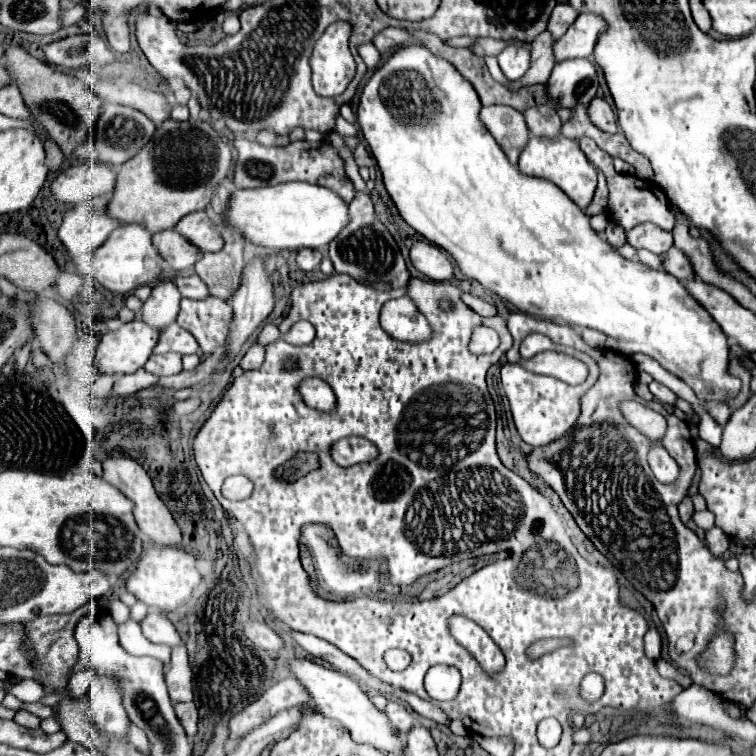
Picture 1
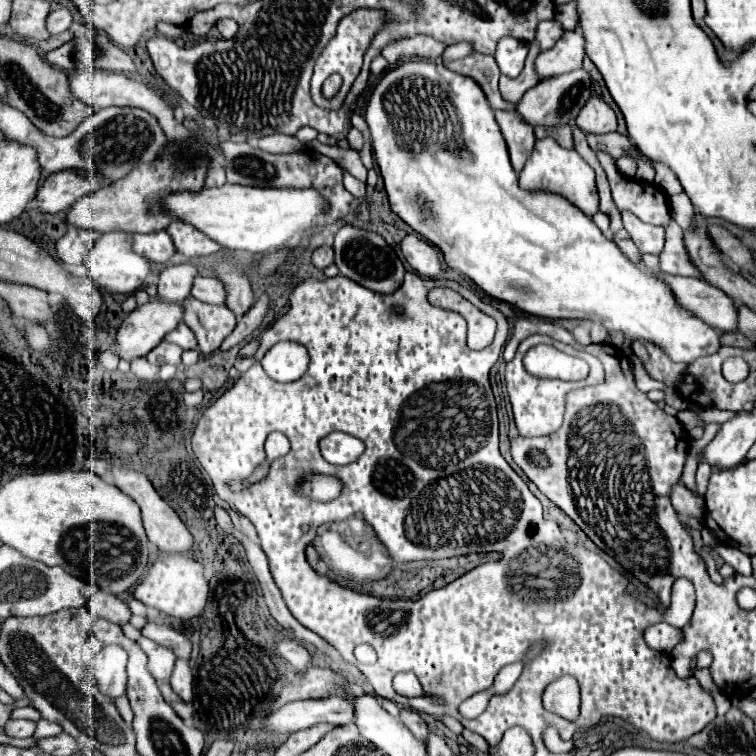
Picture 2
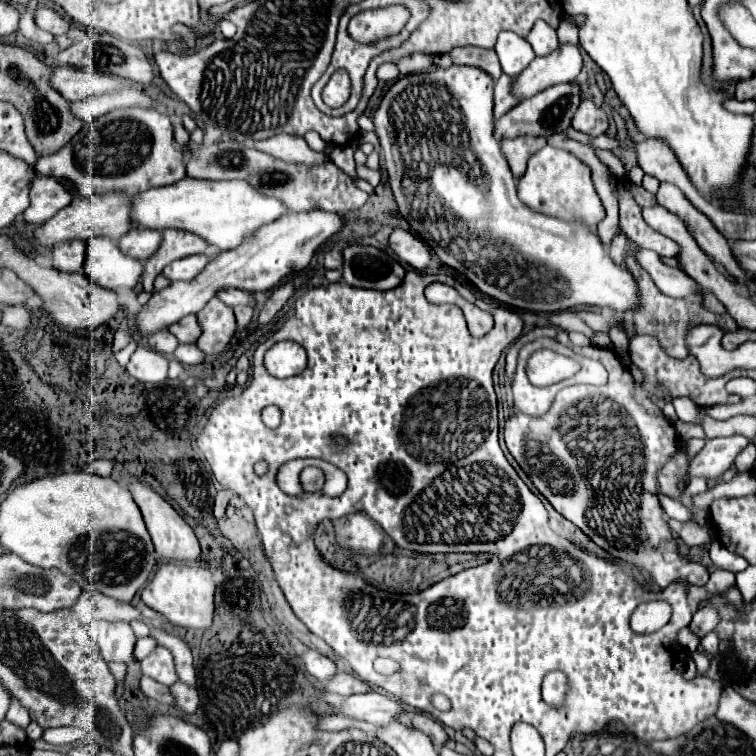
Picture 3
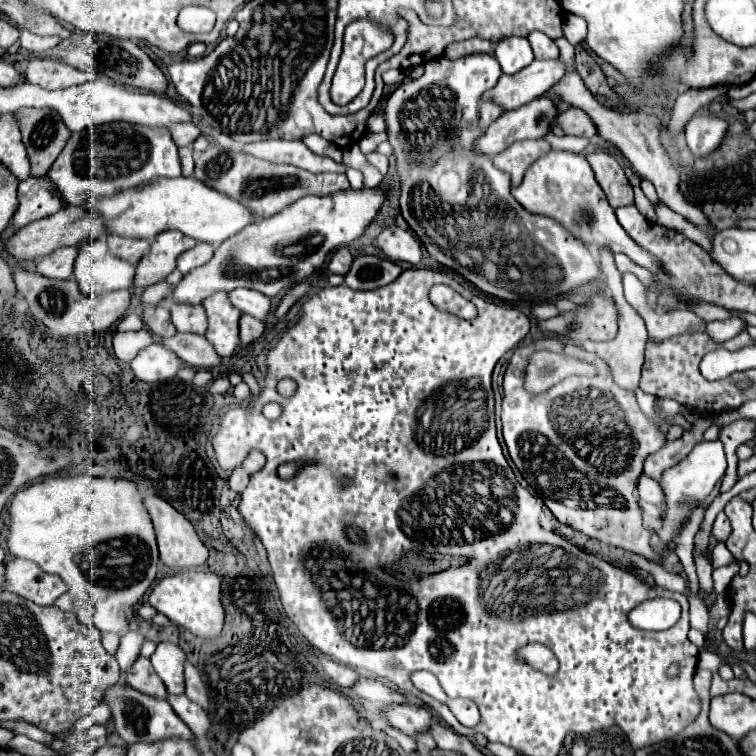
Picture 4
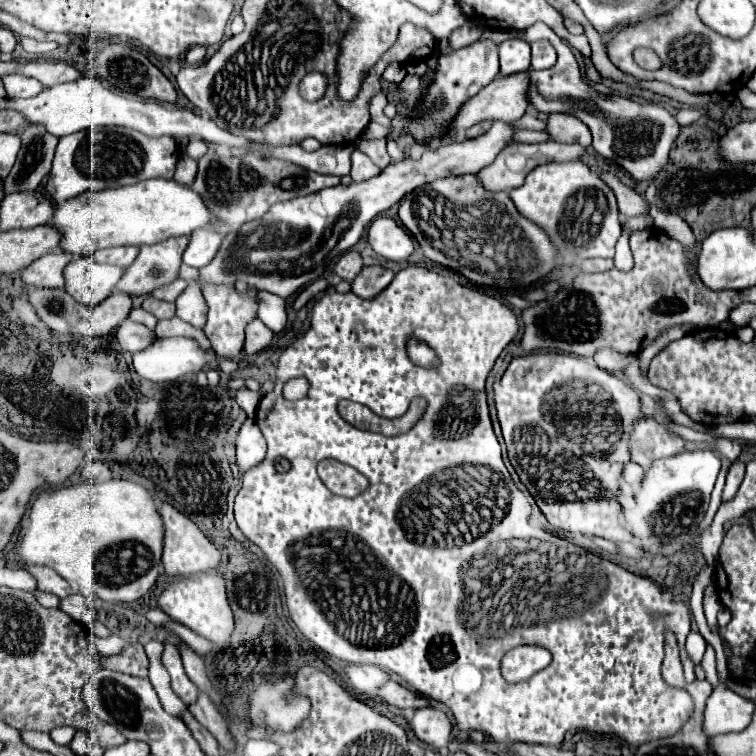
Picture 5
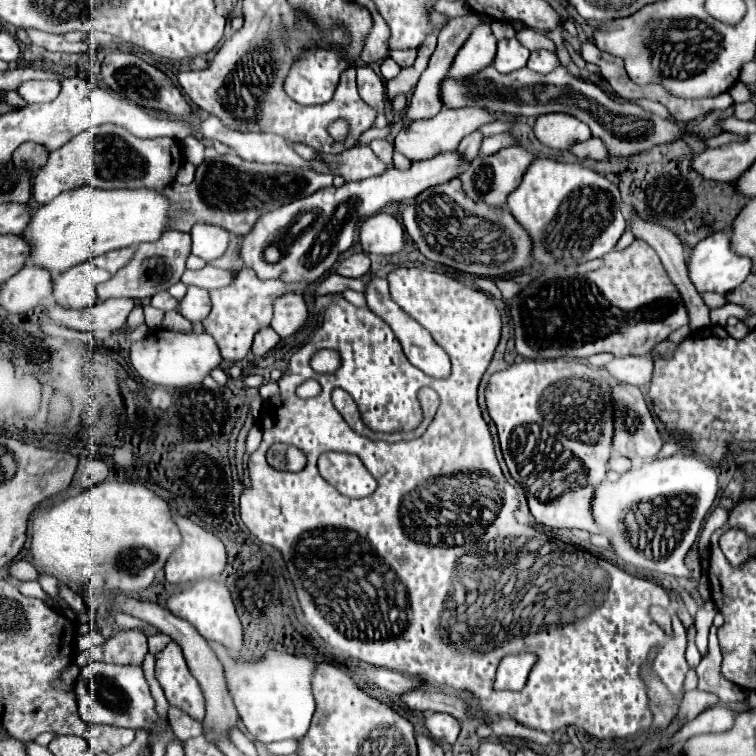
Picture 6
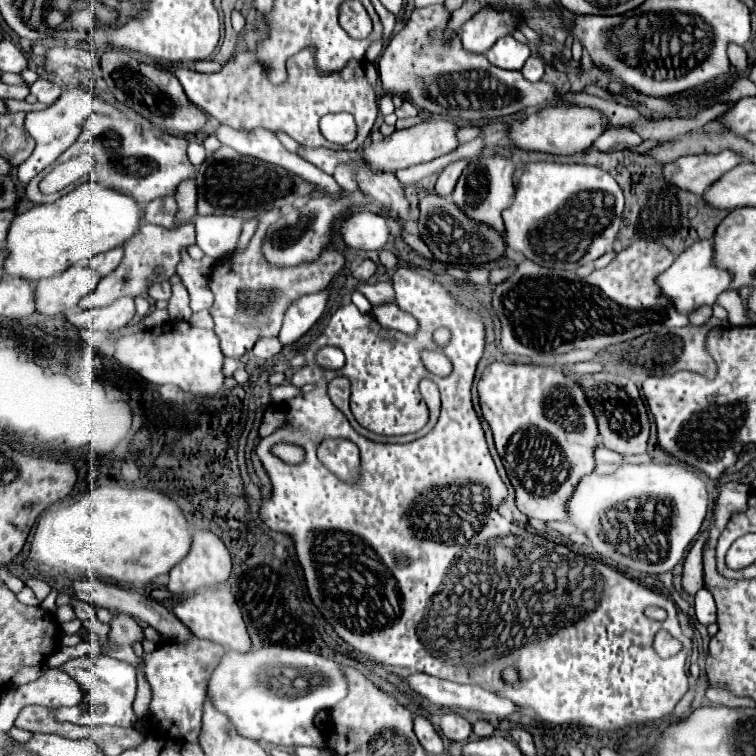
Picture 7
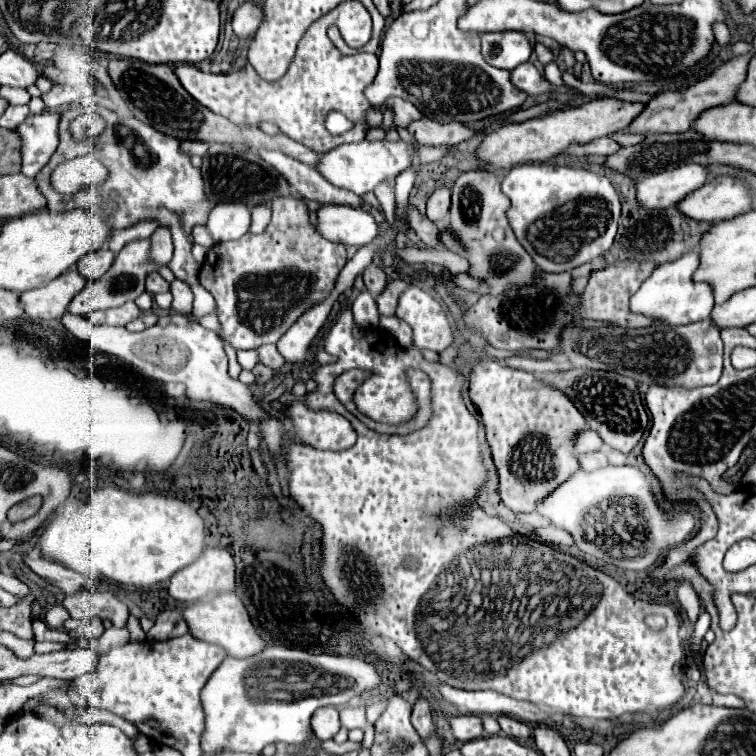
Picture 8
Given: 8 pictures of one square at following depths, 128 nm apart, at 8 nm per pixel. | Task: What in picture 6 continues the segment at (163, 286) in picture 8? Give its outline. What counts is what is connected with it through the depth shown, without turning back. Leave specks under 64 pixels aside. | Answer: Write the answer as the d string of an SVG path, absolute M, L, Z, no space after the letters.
M158 292L158 294L154 294L150 304L152 304L152 306L156 306L156 308L160 308L160 310L164 310L164 312L174 310L174 308L178 306L178 302L176 302L168 292Z

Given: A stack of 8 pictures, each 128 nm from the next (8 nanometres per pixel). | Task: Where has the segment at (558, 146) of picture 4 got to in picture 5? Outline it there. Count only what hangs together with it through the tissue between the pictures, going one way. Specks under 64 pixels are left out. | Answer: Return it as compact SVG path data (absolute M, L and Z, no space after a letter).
M518 130L512 138L512 142L522 142L522 144L532 144L532 142L546 142L548 134L546 132L532 132L532 130Z

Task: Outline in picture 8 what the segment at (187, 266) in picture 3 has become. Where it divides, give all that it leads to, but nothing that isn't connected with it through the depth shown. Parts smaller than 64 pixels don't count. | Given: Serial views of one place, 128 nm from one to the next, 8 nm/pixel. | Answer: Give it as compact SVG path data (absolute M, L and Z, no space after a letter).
M242 202L216 204L206 222L214 242L238 240L248 232L250 224L252 224L250 208Z

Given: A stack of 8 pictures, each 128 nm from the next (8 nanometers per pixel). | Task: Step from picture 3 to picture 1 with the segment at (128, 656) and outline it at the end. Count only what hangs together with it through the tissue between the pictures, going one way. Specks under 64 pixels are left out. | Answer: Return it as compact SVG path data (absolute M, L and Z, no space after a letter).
M94 670L80 672L84 680L92 680L88 688L88 696L92 700L92 714L96 726L118 738L126 738L128 734L128 714L122 706L122 686L116 676L100 676Z

